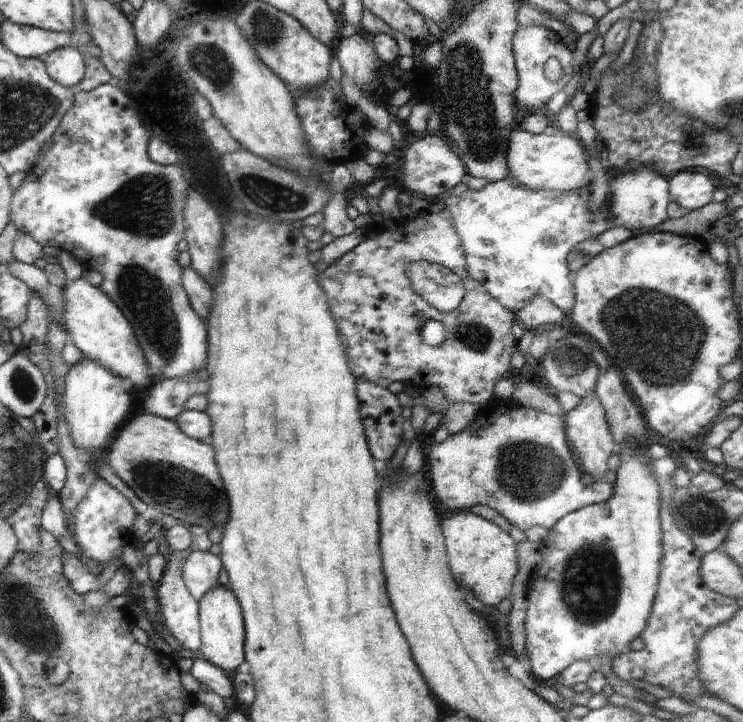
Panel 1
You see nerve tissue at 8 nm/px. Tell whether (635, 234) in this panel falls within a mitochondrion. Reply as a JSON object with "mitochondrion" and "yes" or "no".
{"mitochondrion":"no"}

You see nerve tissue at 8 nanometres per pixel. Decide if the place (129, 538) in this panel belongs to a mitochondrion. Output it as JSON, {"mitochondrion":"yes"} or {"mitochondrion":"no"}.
{"mitochondrion":"no"}

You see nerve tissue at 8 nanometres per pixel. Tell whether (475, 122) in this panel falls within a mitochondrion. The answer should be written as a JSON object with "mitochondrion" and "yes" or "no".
{"mitochondrion":"yes"}

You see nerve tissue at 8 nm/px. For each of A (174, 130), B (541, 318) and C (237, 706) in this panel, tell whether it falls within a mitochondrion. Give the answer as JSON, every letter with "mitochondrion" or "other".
{"A":"other","B":"other","C":"other"}

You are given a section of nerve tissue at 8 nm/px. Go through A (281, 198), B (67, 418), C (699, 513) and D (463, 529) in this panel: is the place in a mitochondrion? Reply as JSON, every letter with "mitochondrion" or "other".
{"A":"mitochondrion","B":"other","C":"mitochondrion","D":"other"}

